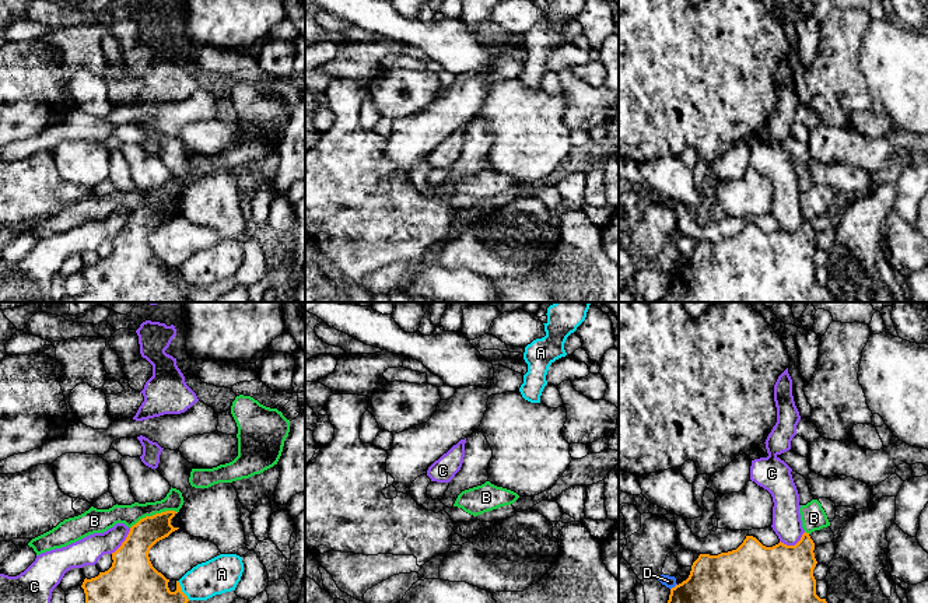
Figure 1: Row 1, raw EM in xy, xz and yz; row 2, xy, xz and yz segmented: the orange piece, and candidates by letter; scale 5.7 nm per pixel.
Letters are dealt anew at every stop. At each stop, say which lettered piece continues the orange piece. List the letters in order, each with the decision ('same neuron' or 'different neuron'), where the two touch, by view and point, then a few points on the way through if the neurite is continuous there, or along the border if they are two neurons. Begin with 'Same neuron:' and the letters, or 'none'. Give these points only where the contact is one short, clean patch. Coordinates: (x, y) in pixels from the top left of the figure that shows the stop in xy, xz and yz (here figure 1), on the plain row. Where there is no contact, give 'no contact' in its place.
Same neuron: none
A: different neuron; contact xy (181, 277)
B: different neuron; contact xy (153, 202); border xy (177, 197), (146, 202), (130, 214)
C: different neuron; contact yz (792, 232)
D: different neuron; contact yz (675, 273); border yz (676, 270), (671, 276)

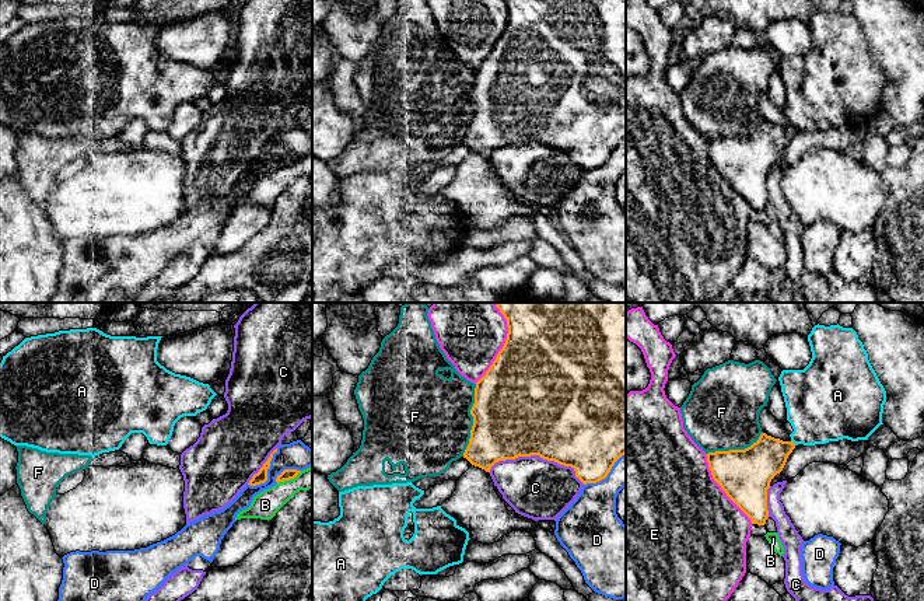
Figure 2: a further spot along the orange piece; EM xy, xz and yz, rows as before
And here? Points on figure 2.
Same neuron: none
A: different neuron; contact yz (793, 129); border yz (791, 126), (795, 130)
B: different neuron; contact xy (289, 166)
C: different neuron; contact xz (538, 140)
D: different neuron; contact xy (266, 160)
E: different neuron; contact xz (501, 35)
F: different neuron; contact xz (473, 107)

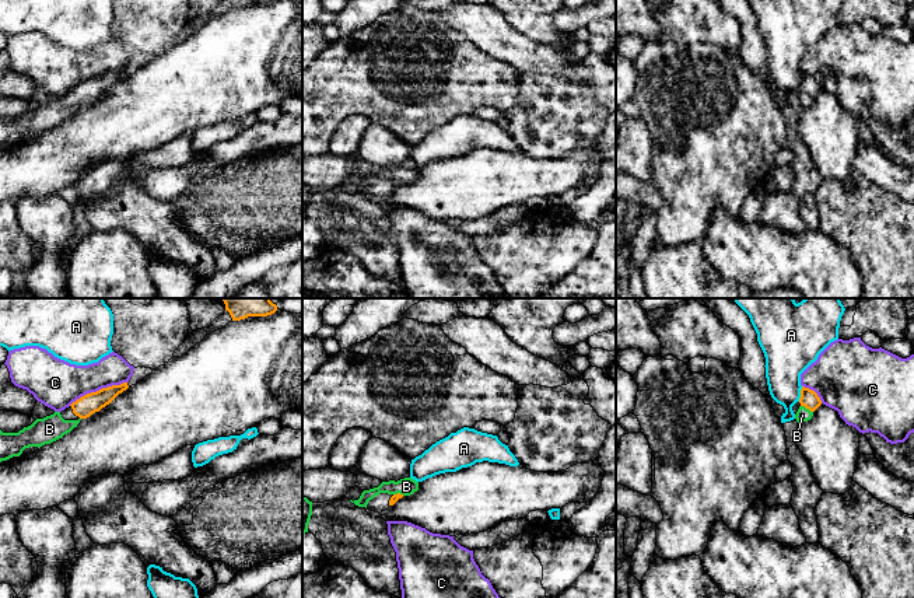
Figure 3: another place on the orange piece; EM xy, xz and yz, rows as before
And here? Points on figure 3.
Same neuron: B
A: different neuron; contact yz (801, 80)
B: same neuron; contact yz (806, 94); way yz (809, 86), (806, 94), (802, 101)
C: different neuron; contact xy (97, 77)

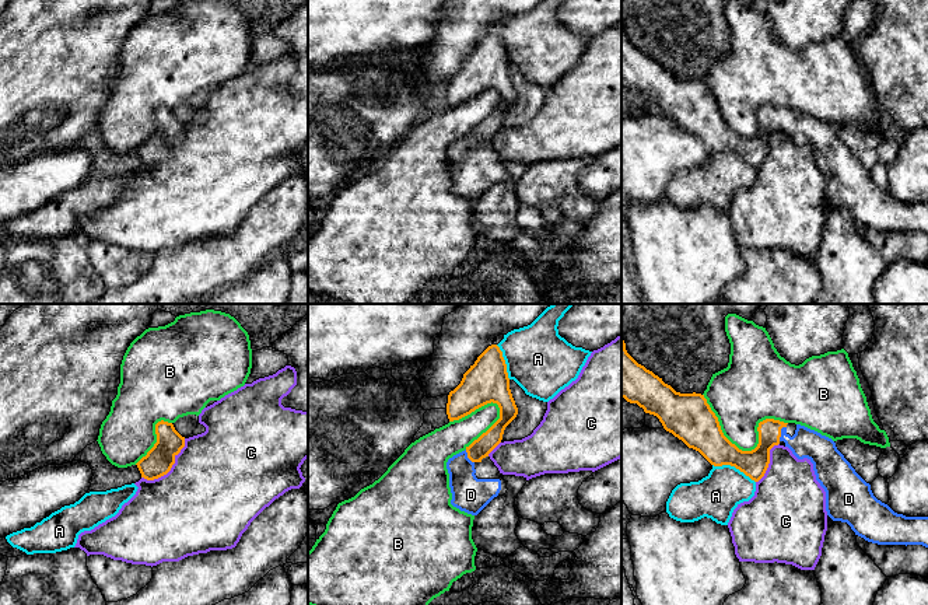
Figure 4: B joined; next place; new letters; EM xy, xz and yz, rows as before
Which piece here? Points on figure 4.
Same neuron: D
A: different neuron; contact yz (734, 151)
B: different neuron; contact yz (745, 137)
C: different neuron; contact xy (171, 153); border xy (185, 125), (185, 132), (165, 160), (153, 165), (142, 164)
D: same neuron; contact yz (780, 119); way yz (753, 150), (762, 136), (780, 119), (792, 129), (805, 129)

